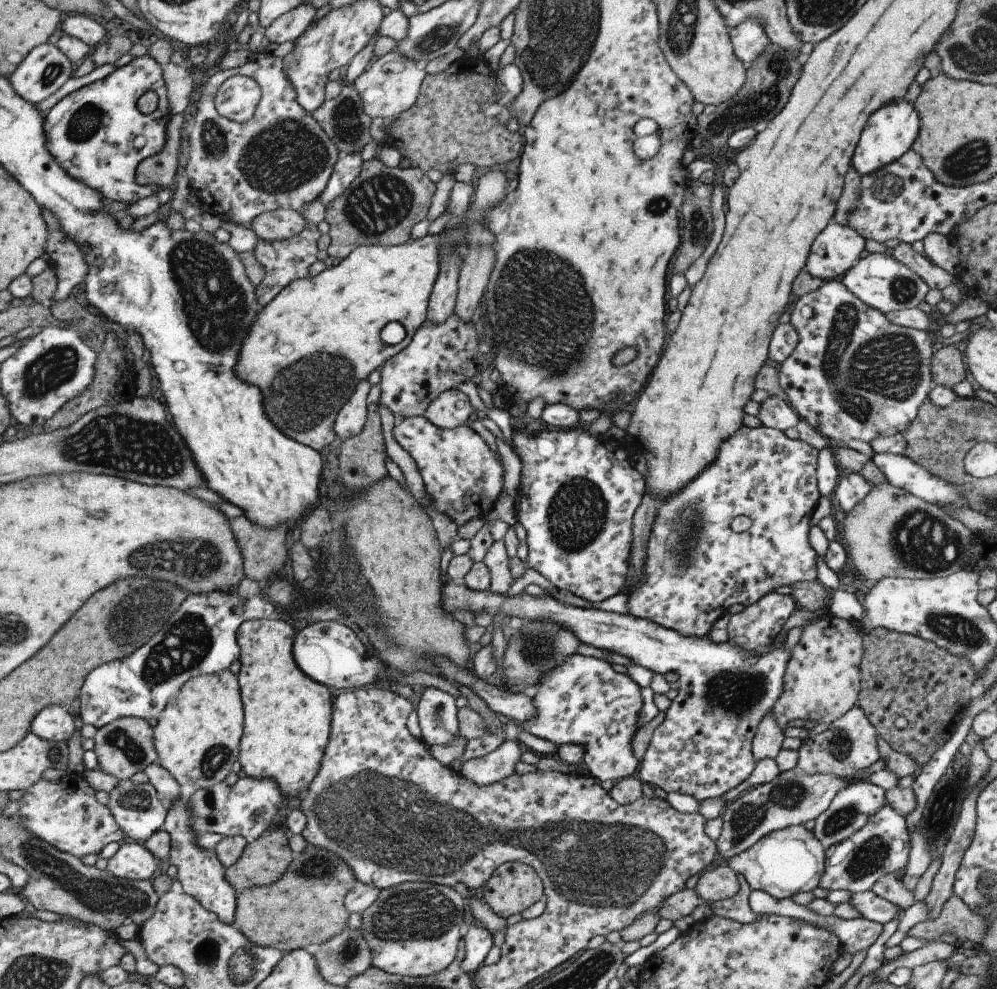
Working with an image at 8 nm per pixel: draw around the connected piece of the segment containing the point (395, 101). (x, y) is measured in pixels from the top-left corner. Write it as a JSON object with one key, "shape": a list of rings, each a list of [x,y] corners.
{"shape":[[[395,49],[381,57],[375,57],[355,78],[353,85],[360,98],[363,112],[371,118],[378,116],[386,120],[391,116],[399,116],[410,108],[418,97],[421,81],[426,75],[423,67],[419,68],[414,60]]]}

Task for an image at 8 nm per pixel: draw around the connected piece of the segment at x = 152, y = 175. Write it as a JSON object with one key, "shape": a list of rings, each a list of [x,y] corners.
{"shape":[[[175,113],[168,124],[167,144],[163,152],[154,157],[146,158],[139,165],[137,179],[143,186],[158,186],[163,188],[173,188],[179,174],[179,152],[181,152],[181,142],[183,142],[183,124],[185,116]]]}

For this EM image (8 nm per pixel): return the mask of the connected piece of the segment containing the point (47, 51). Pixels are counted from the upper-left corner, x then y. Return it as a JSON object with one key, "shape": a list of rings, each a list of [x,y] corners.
{"shape":[[[43,43],[15,70],[11,82],[15,82],[15,90],[23,98],[39,104],[58,91],[73,73],[73,63],[57,44]]]}

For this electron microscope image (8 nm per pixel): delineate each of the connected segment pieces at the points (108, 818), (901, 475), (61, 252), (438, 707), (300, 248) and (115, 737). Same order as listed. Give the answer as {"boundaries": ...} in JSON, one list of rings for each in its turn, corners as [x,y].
{"boundaries":[[[[82,774],[64,775],[59,782],[48,782],[42,778],[19,800],[22,807],[17,812],[17,821],[33,831],[37,838],[50,842],[66,853],[79,858],[99,854],[111,842],[121,842],[126,832],[119,826],[111,809],[97,800],[95,792]]],[[[873,453],[870,460],[881,471],[881,474],[887,478],[890,485],[901,487],[908,493],[922,498],[932,505],[955,504],[969,508],[970,503],[964,500],[959,488],[953,487],[942,479],[933,476],[927,469],[916,465],[909,457],[893,453]]],[[[47,208],[45,212],[47,212],[47,224],[51,226],[51,240],[49,240],[47,254],[58,275],[58,289],[49,305],[51,307],[53,303],[65,300],[79,282],[85,282],[90,268],[87,262],[88,256],[83,256],[83,252],[77,252],[77,248],[63,248],[65,236],[59,232],[61,226],[59,218]]],[[[421,686],[420,690],[420,698],[415,709],[421,731],[419,738],[429,746],[447,744],[453,736],[459,736],[454,698],[433,686]]],[[[306,222],[304,227],[295,236],[291,235],[286,239],[268,241],[259,239],[253,252],[256,260],[264,268],[264,279],[257,285],[258,302],[266,307],[281,290],[285,289],[291,281],[302,279],[307,276],[307,268],[315,262],[317,254],[317,238],[319,232],[315,223]]],[[[123,717],[114,720],[107,726],[98,729],[93,739],[96,742],[93,750],[97,754],[98,768],[115,775],[117,780],[123,779],[125,781],[141,770],[145,772],[149,765],[158,761],[155,729],[147,722],[147,719]]]]}

